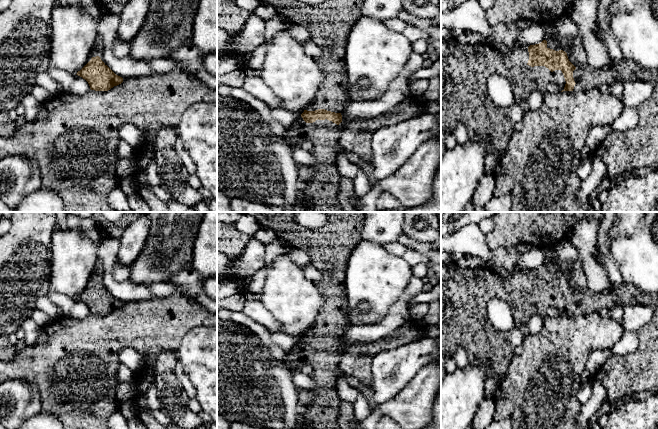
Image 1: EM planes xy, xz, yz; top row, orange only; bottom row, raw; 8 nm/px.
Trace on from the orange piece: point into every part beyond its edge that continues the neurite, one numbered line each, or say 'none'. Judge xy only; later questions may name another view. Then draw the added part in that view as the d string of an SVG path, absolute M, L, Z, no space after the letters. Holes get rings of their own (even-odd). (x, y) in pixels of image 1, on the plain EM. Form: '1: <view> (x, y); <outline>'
1: xy (96, 274); M98 264L98 265L96 266L94 272L93 272L92 281L99 280L100 274L101 274L101 267L100 267L100 265Z

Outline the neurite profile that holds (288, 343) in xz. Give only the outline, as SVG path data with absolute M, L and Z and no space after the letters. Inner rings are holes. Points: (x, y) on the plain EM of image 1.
M270 332L270 333L272 341L287 352L295 350L301 351L306 347L301 341L302 337L295 338L293 336L286 335L282 332Z

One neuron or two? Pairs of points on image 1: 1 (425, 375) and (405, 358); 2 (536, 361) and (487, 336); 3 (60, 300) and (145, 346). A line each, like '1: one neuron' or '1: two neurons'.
1: two neurons
2: two neurons
3: two neurons

